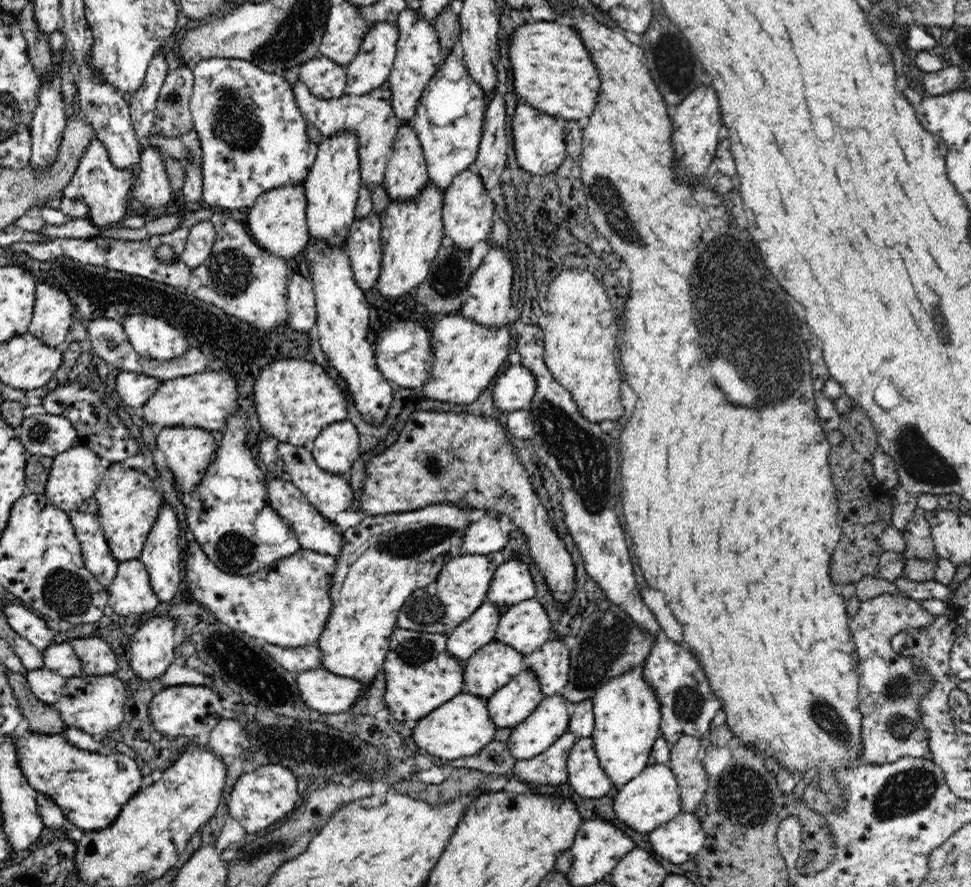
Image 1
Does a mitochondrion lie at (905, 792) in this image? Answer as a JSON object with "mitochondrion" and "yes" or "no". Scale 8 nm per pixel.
{"mitochondrion":"yes"}

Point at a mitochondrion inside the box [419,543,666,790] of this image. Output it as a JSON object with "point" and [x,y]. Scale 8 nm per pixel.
{"point":[607,644]}

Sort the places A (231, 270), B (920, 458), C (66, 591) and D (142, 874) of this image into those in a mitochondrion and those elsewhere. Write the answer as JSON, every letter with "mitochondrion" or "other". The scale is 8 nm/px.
{"A":"mitochondrion","B":"mitochondrion","C":"mitochondrion","D":"mitochondrion"}

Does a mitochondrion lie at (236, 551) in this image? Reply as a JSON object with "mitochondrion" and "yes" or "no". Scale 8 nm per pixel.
{"mitochondrion":"yes"}

